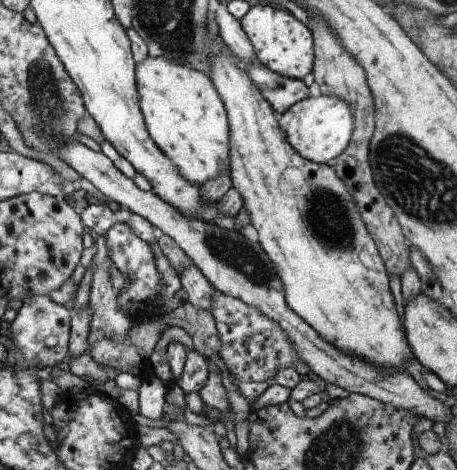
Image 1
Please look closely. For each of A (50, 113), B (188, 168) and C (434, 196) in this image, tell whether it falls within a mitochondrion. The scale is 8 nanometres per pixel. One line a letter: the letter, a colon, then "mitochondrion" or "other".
A: mitochondrion
B: other
C: mitochondrion

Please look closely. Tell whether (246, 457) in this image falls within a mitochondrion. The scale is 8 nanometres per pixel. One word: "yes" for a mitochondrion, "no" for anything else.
no

